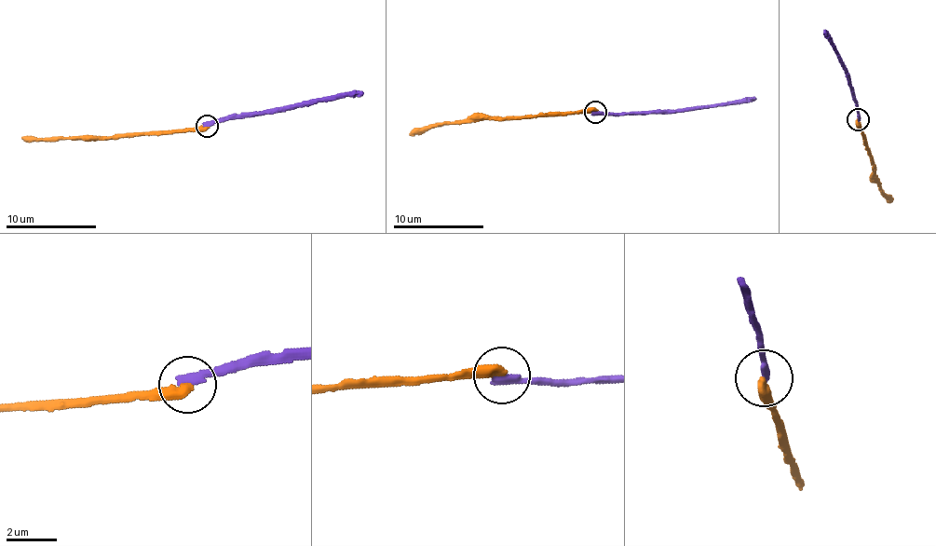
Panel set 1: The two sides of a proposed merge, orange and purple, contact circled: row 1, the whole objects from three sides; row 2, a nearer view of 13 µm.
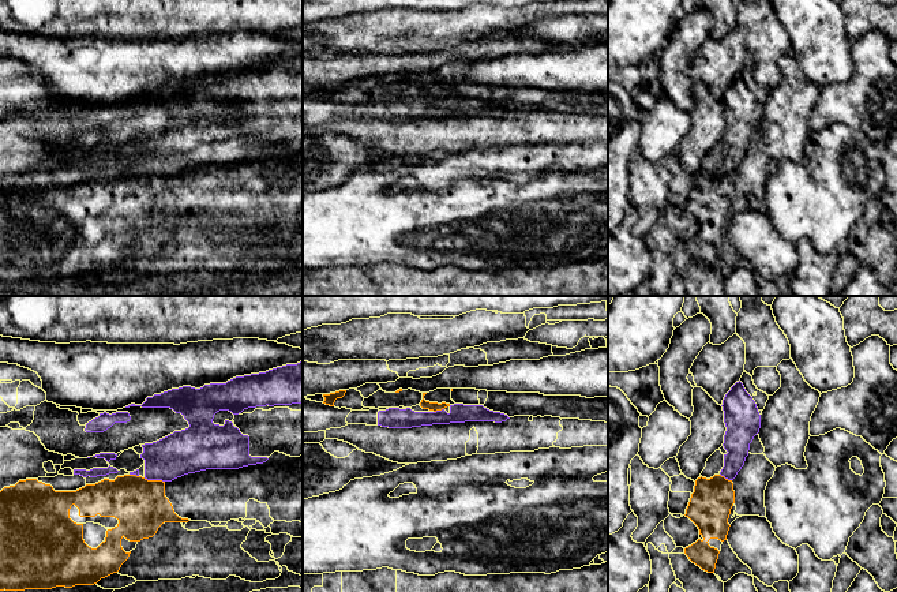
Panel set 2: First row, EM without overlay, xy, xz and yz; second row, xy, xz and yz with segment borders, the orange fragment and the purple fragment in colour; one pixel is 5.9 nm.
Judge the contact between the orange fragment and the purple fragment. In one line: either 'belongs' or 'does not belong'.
does not belong

